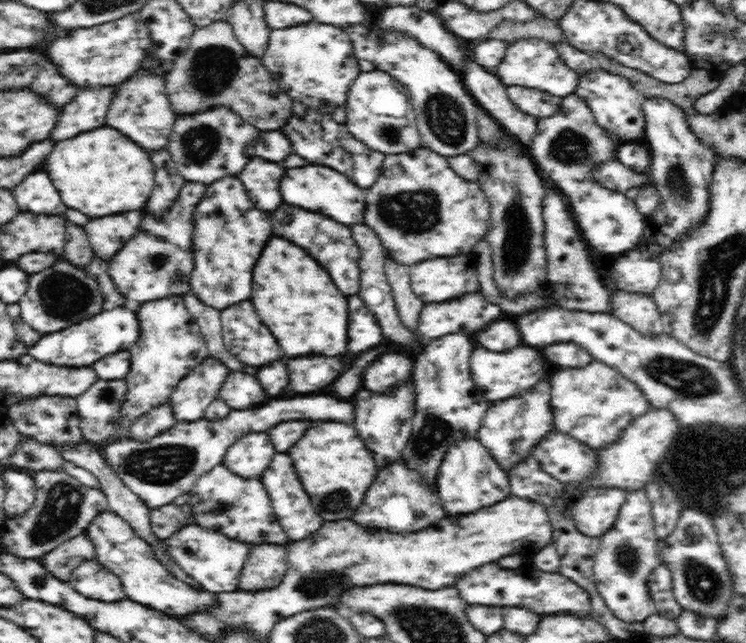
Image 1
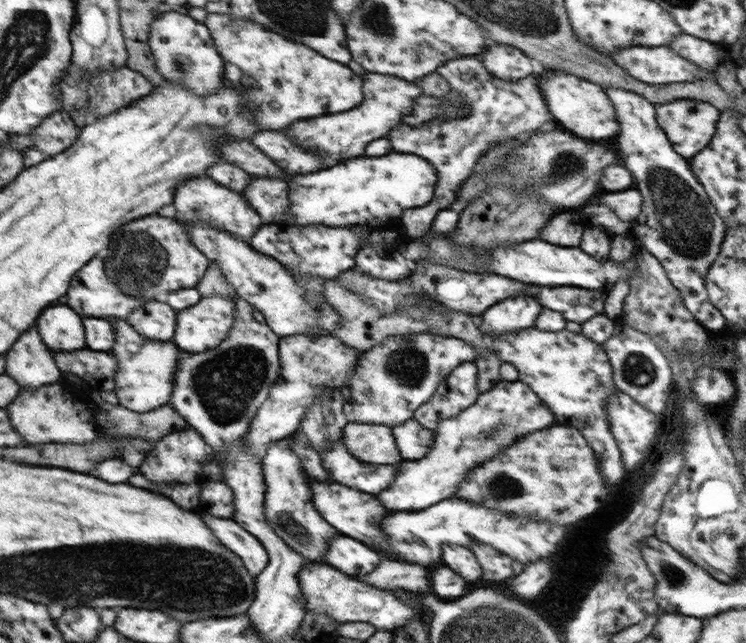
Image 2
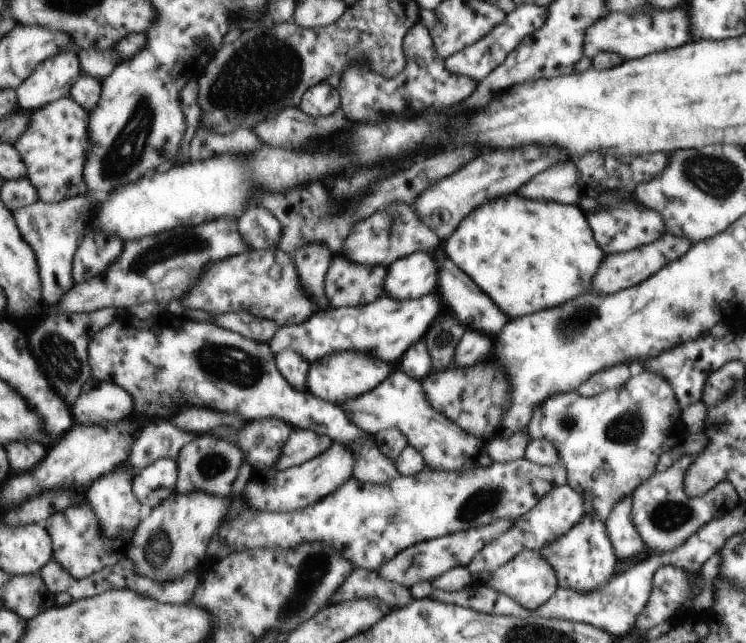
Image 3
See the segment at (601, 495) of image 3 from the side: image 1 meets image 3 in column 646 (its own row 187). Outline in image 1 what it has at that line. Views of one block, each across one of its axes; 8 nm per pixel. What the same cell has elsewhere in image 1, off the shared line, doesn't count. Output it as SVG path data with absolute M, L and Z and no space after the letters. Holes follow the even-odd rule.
M420 147L416 150L411 150L409 153L385 155L383 160L382 172L379 178L374 183L372 188L368 189L368 194L365 195L366 211L364 225L376 232L380 243L385 249L385 254L388 258L396 260L402 265L410 266L428 259L438 257L452 257L459 255L473 254L475 245L485 238L486 233L489 232L489 219L490 219L490 204L486 199L485 192L481 190L477 182L467 182L464 178L460 178L452 168L445 156L436 154L433 150Z

